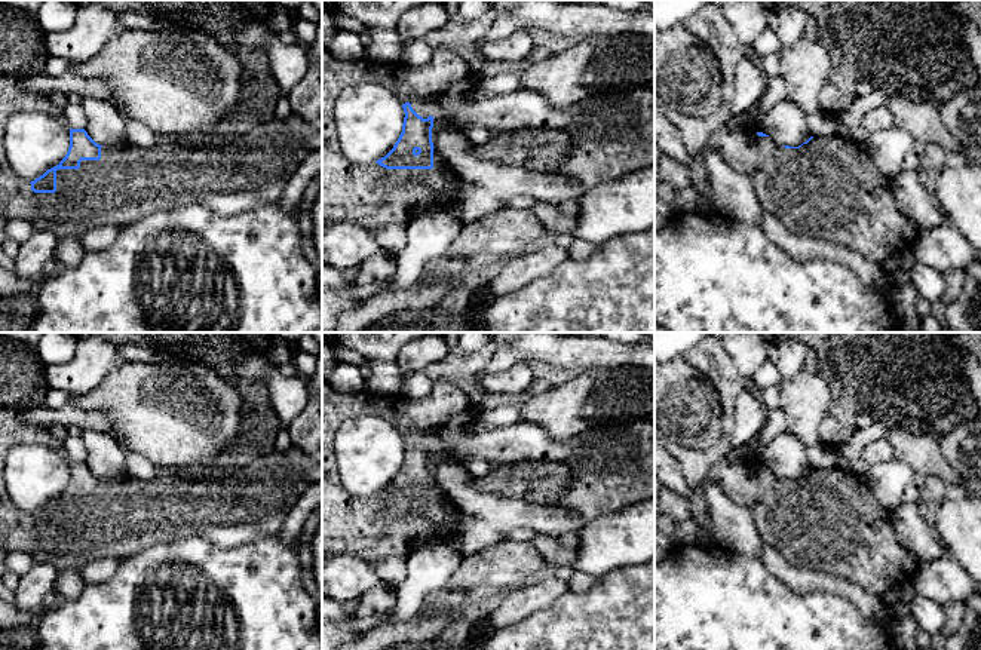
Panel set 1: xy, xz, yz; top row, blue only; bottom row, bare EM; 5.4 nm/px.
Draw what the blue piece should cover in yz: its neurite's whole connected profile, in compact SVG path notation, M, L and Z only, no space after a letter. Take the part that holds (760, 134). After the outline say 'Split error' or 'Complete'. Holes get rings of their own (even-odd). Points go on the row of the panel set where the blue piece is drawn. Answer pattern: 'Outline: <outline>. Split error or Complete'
Outline: M727 125L714 132L708 144L721 154L733 171L751 180L761 208L795 234L843 245L859 252L868 261L886 266L892 258L913 248L922 232L920 226L898 208L890 180L876 166L867 148L847 138L840 135L810 137L801 145L790 147L776 144L763 132L752 135Z. Split error

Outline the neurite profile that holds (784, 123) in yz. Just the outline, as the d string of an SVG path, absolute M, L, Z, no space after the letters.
M787 98L766 114L755 117L755 129L769 135L776 144L798 147L812 137L806 120L807 116Z

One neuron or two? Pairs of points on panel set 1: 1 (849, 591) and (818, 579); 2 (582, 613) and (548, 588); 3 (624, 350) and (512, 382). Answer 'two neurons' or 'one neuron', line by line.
1: one neuron
2: two neurons
3: two neurons

